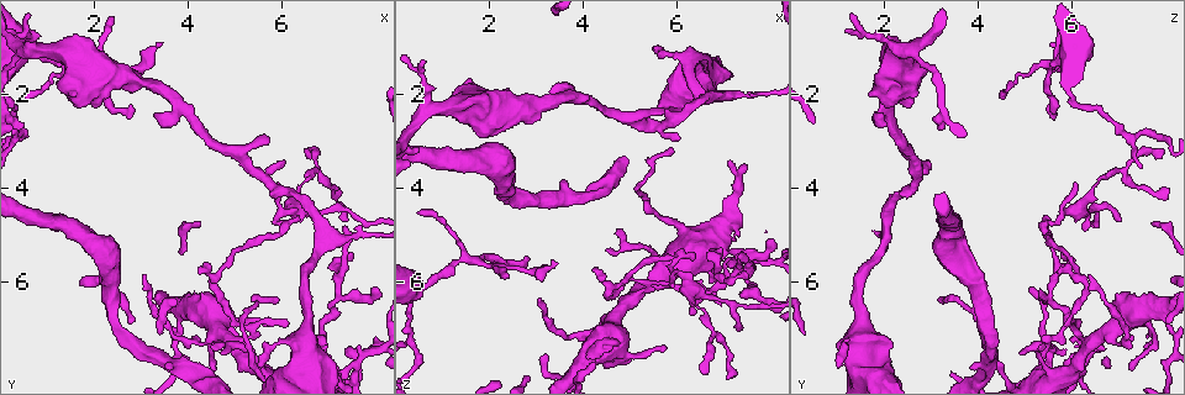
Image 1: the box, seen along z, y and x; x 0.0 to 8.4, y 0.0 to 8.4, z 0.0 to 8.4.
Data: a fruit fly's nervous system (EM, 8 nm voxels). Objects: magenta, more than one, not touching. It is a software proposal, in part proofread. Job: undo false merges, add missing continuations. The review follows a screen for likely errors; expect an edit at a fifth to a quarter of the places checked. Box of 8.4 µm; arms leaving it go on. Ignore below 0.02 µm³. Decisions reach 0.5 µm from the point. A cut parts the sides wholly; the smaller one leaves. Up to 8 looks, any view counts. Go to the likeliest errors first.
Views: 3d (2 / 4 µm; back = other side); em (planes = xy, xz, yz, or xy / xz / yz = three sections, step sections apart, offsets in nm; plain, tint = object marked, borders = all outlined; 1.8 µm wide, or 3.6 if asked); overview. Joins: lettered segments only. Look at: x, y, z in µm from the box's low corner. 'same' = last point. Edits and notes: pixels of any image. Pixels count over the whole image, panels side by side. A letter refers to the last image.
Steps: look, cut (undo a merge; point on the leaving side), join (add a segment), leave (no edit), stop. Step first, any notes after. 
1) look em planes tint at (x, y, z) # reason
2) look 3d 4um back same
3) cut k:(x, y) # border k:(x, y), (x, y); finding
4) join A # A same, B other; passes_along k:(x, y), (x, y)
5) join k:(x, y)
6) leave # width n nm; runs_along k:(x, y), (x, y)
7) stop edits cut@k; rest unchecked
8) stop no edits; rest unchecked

look 3d 4um back at (5.80, 5.00, 5.50) # abrupt turn

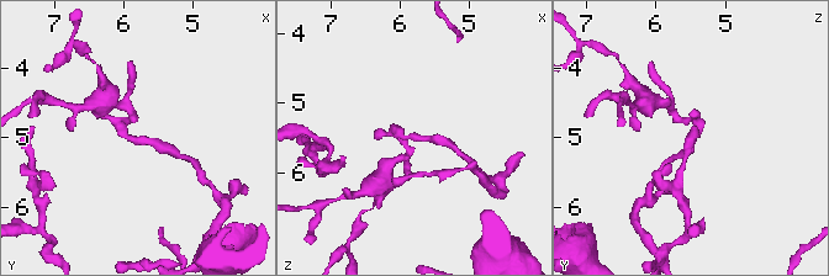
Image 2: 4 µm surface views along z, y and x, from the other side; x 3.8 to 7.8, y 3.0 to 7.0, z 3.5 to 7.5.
look em planes borders at (5.85, 5.05, 5.50)

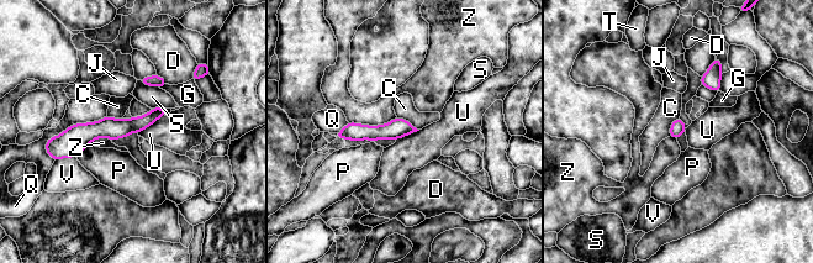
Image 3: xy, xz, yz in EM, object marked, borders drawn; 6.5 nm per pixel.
leave # width 90 nm; longest_contact Q 460 nm; C other, D other, G other, J other, P other, Q other, S other, T other, U other, V other, Z other; one cell here

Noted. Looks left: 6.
look em planes borders at (4.25, 5.75, 5.70) # free end

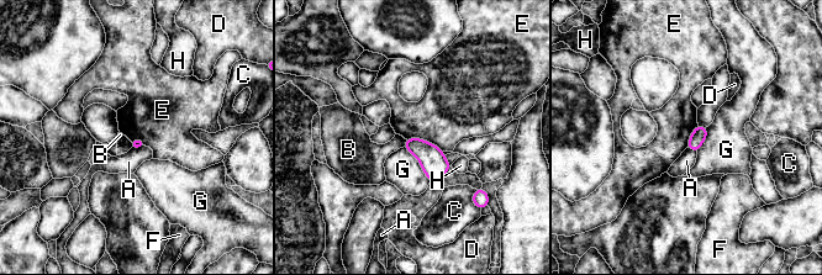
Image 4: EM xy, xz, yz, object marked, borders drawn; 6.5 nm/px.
leave # A other, B other, C other, D other, E other, F other, G other, H other; border 4:(406, 138), (428, 141), (442, 152); no lettered segment goes on from it

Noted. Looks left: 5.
look em xz step 4 tint at (1.40, 1.35, 5.60) # thin neck

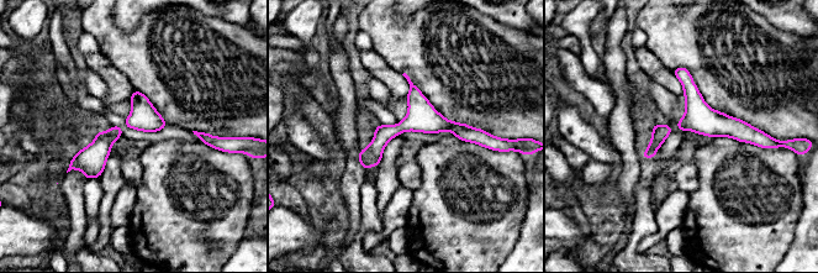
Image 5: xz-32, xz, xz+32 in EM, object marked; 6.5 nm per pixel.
look em planes tint same

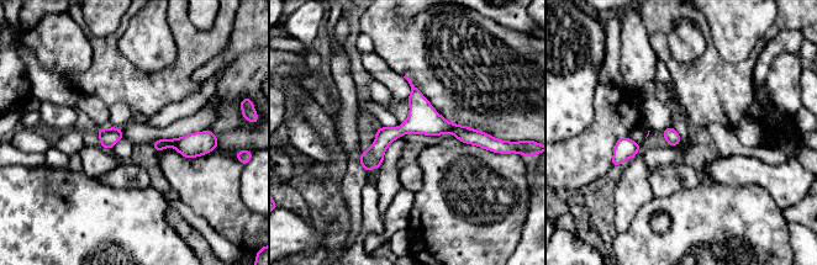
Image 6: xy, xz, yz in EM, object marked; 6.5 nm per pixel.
look em planes borders same

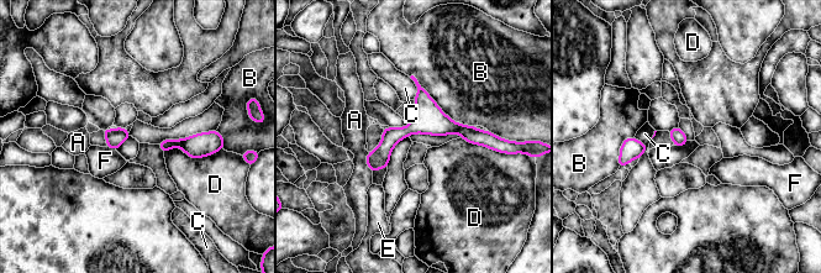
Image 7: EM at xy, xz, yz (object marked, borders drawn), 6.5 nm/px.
leave # width 90 nm; A other, B other, C other, D other, E other, F other; runs_along 7:(488, 143), (450, 126), (414, 126), (369, 161); one cell here

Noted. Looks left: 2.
stop no edits; rest unchecked

